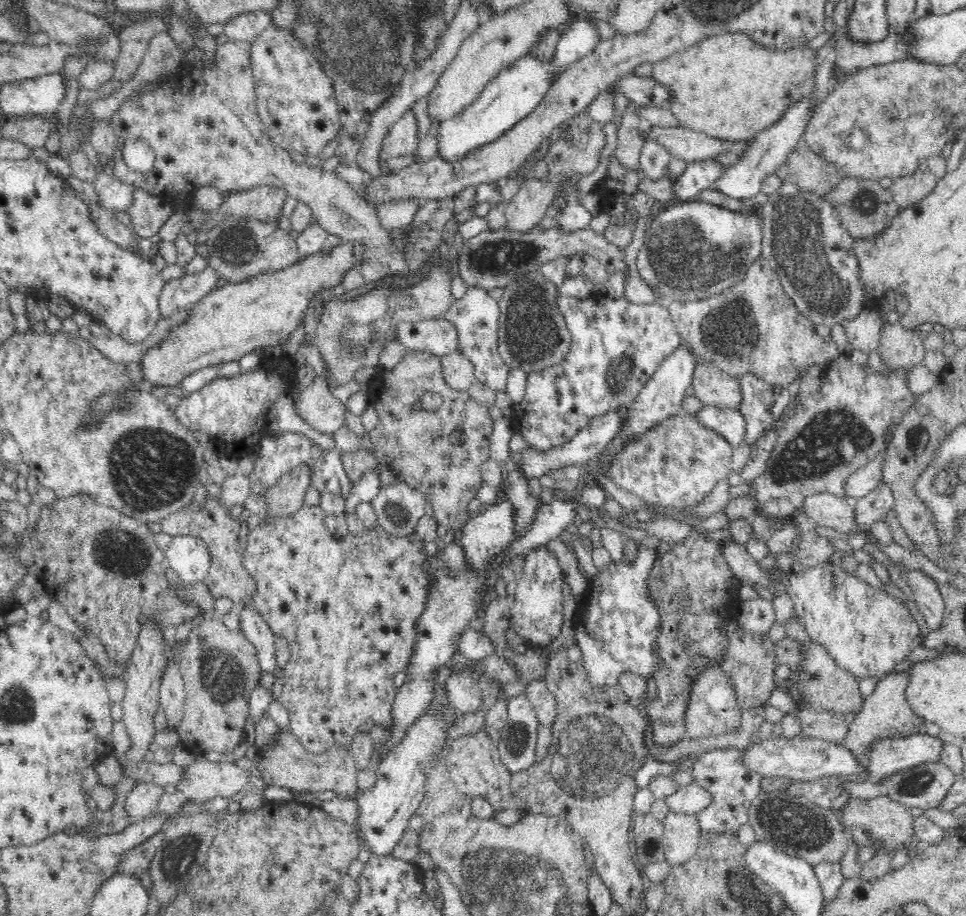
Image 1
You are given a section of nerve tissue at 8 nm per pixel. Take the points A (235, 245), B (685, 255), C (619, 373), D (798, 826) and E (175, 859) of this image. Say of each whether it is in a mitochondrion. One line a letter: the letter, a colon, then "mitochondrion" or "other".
A: mitochondrion
B: mitochondrion
C: mitochondrion
D: mitochondrion
E: mitochondrion

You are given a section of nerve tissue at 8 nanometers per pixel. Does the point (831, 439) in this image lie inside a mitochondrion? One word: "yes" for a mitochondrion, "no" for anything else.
yes

